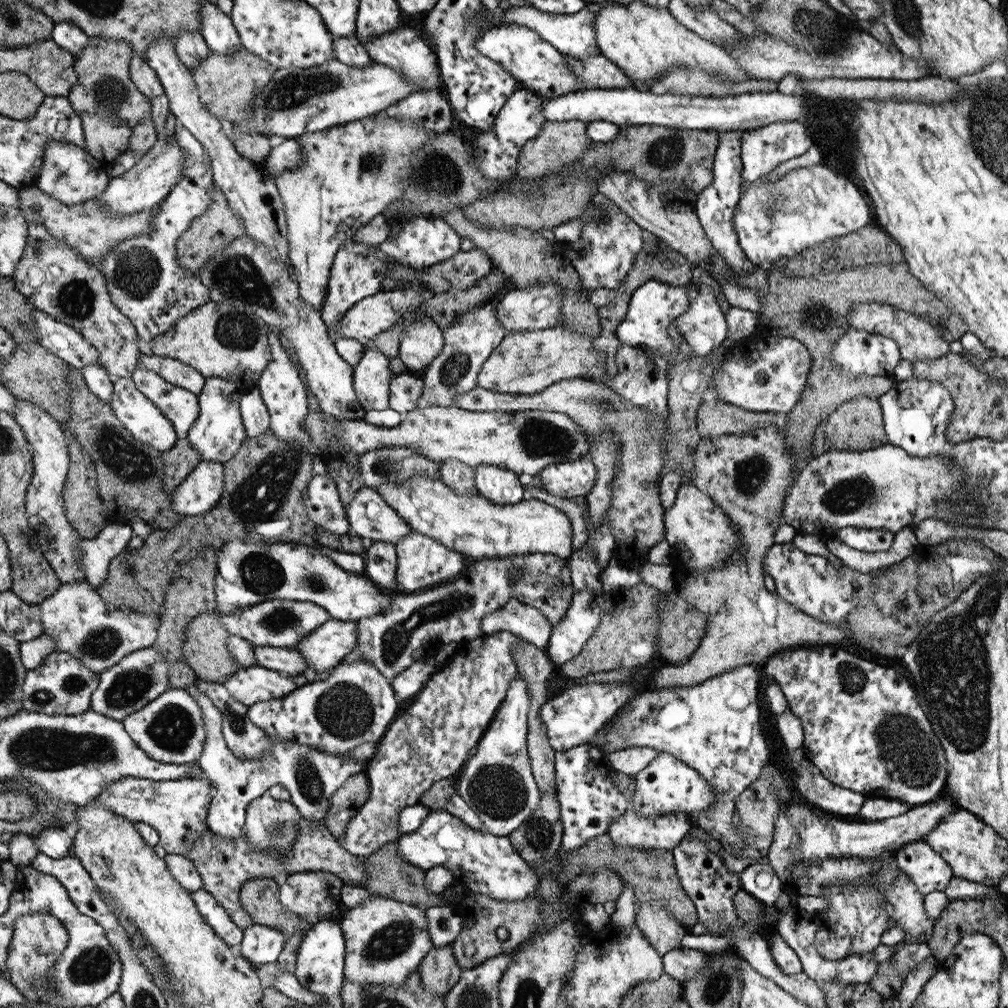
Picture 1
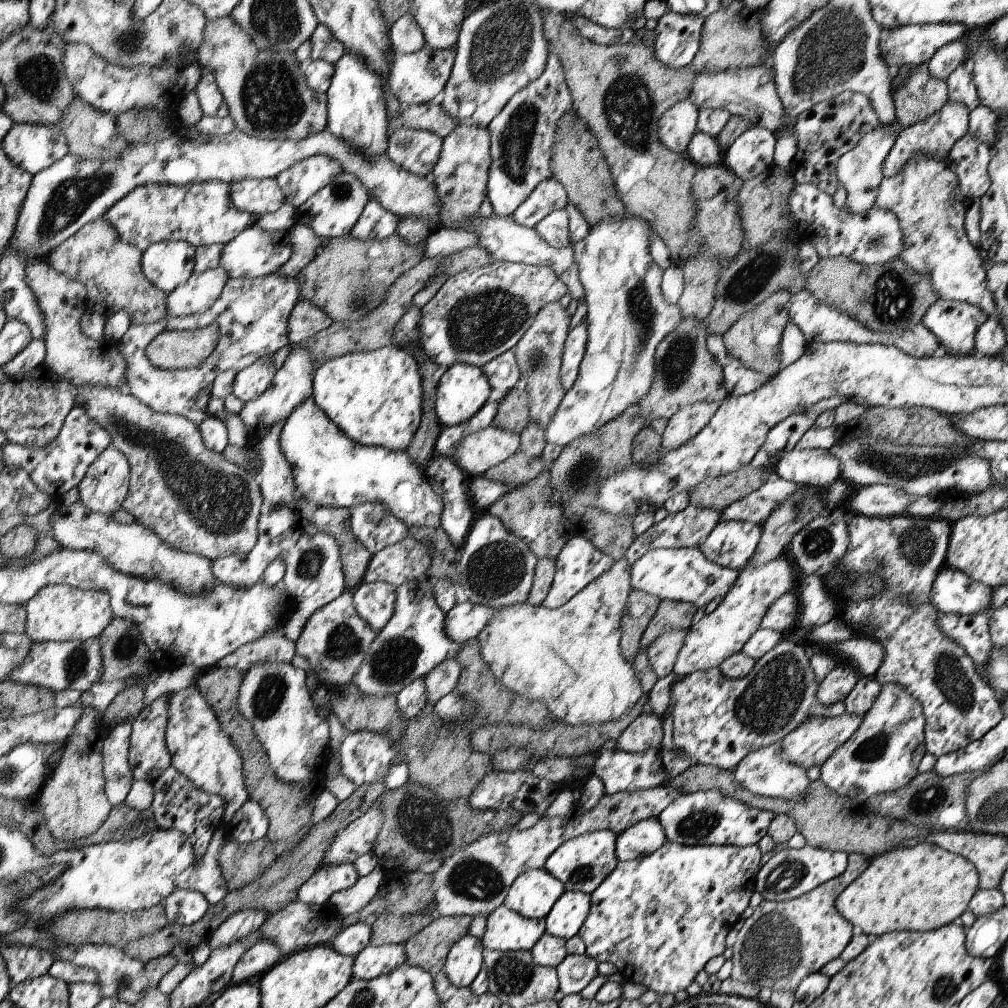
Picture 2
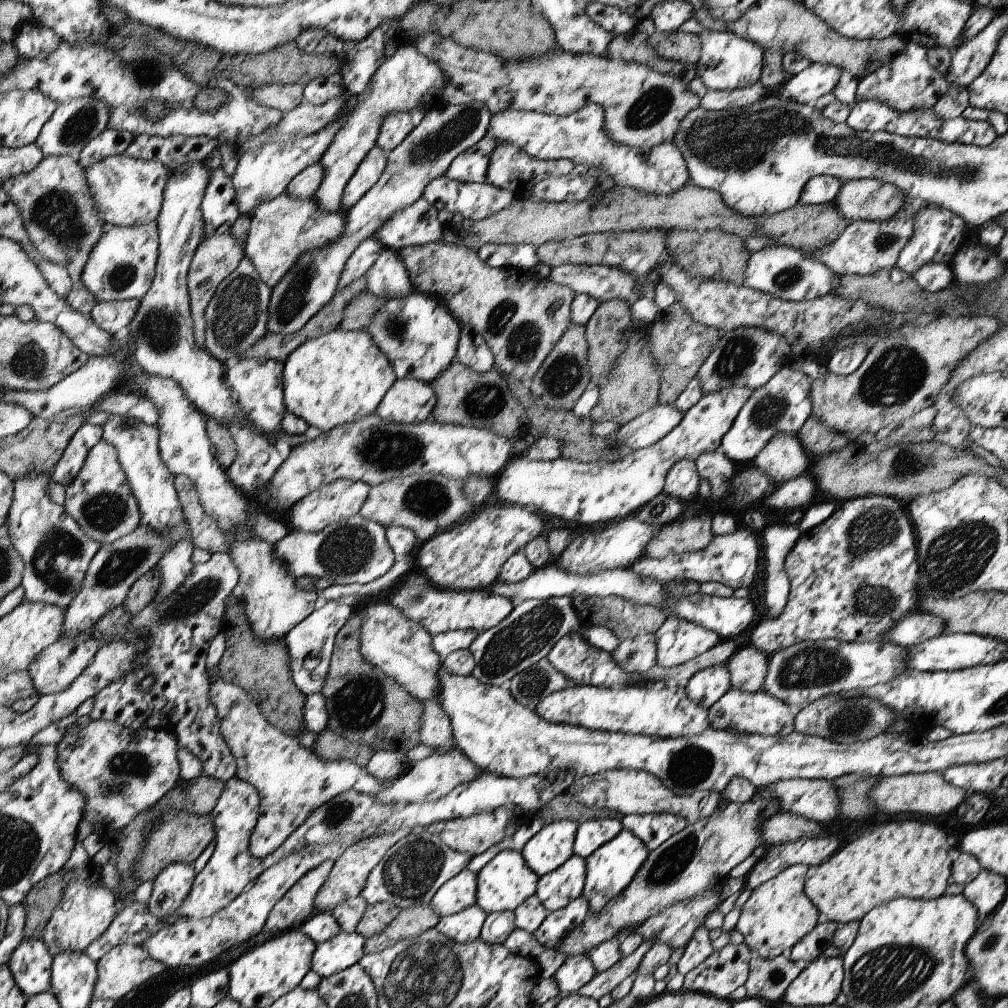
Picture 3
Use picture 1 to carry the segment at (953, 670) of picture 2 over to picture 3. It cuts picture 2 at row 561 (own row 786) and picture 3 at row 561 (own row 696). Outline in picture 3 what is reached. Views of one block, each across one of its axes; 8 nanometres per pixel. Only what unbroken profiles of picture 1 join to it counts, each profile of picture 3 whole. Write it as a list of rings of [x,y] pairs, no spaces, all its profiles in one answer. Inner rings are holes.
[[[870,495],[838,503],[836,512],[828,520],[798,537],[785,560],[791,584],[788,602],[778,618],[765,616],[753,631],[751,644],[771,656],[777,650],[805,640],[882,641],[883,635],[895,623],[909,614],[920,612],[914,530],[912,520],[906,513],[906,505],[894,497]]]

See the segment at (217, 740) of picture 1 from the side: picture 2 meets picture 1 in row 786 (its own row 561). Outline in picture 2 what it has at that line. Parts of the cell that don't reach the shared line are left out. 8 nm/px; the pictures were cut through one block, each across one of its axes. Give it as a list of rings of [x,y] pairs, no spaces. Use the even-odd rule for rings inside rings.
[[[296,491],[294,494],[297,510],[288,507],[263,509],[259,518],[259,538],[253,550],[248,555],[238,553],[216,559],[213,575],[225,585],[249,589],[260,580],[268,563],[282,557],[286,565],[282,581],[294,602],[283,632],[296,642],[314,611],[337,599],[346,587],[354,588],[364,581],[372,554],[354,539],[346,507],[318,507],[298,496]]]

